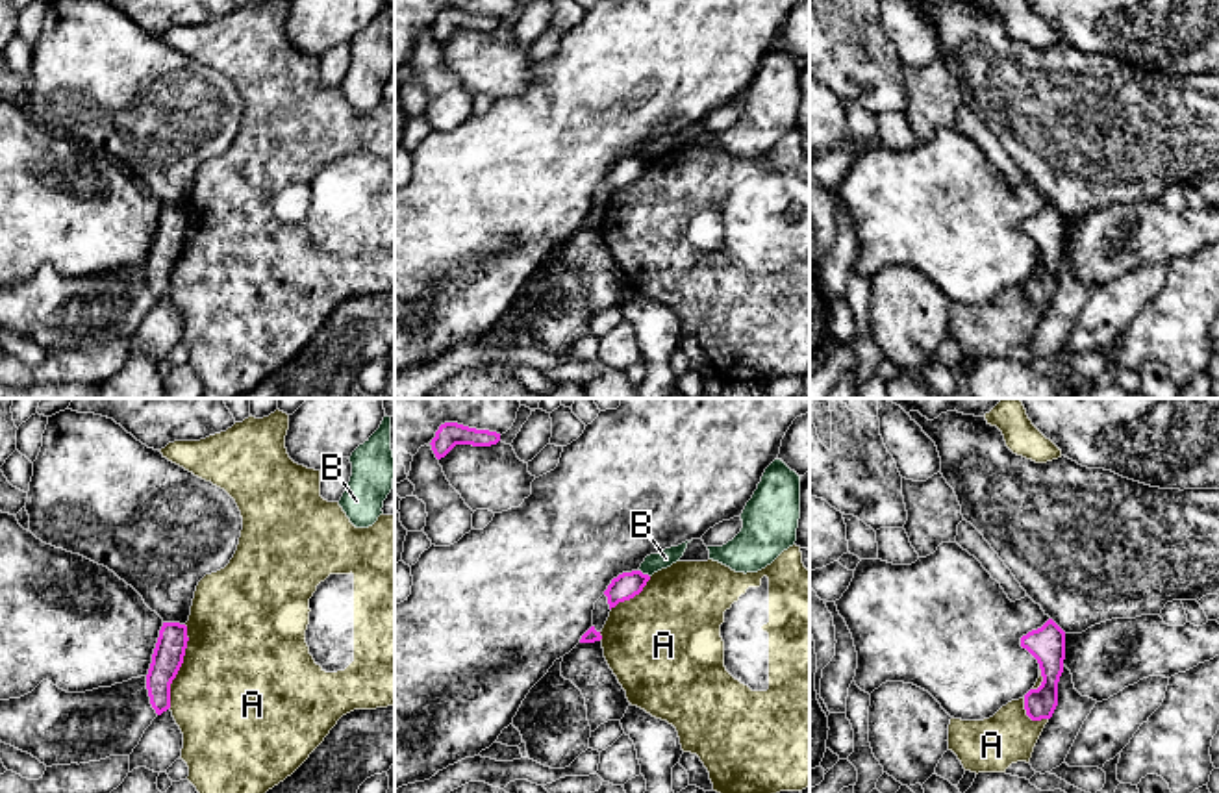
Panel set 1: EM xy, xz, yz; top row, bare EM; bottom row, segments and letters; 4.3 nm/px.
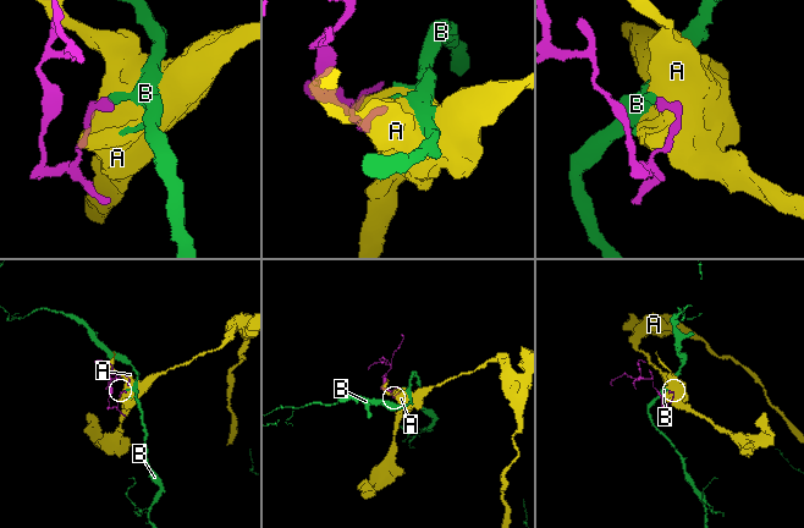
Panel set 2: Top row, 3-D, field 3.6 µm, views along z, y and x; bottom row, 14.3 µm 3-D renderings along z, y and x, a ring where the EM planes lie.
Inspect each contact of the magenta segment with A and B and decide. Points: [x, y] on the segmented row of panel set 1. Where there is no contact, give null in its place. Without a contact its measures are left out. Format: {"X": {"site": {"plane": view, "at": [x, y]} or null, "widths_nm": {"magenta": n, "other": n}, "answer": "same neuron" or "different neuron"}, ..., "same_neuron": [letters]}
{"A": {"site": {"plane": "xy", "at": [180, 666]}, "widths_nm": {"magenta": 140, "other": 500}, "answer": "different neuron"}, "B": {"site": {"plane": "xz", "at": [645, 575]}, "widths_nm": {"magenta": 110, "other": 80}, "answer": "different neuron"}, "same_neuron": []}

